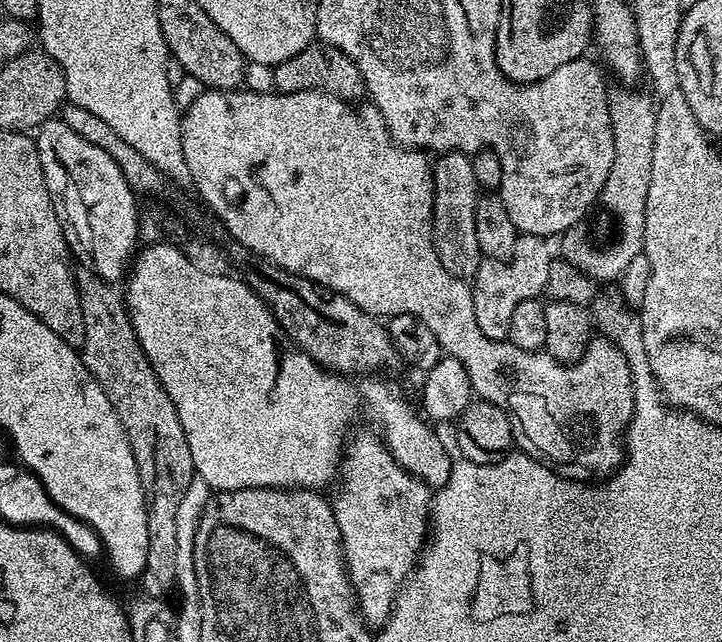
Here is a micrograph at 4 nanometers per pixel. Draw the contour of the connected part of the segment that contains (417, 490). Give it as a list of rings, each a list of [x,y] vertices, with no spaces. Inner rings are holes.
[[[356,436],[352,441],[347,441],[346,447],[342,452],[342,459],[338,467],[338,485],[340,489],[336,492],[336,497],[331,497],[332,513],[338,524],[340,531],[340,546],[344,553],[344,567],[348,574],[348,580],[352,584],[354,599],[358,605],[358,611],[364,623],[369,626],[382,626],[390,618],[392,607],[396,601],[396,595],[400,593],[400,589],[404,587],[405,580],[412,575],[413,568],[416,567],[416,561],[419,560],[421,552],[426,547],[426,537],[430,532],[430,505],[433,493],[427,484],[420,480],[414,474],[408,472],[403,466],[393,458],[392,453],[388,451],[388,447],[384,445],[383,439],[372,436]]]

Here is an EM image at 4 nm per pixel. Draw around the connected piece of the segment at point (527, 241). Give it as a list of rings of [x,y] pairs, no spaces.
[[[517,235],[516,245],[511,256],[506,260],[481,259],[475,276],[470,281],[472,297],[474,298],[474,318],[478,318],[478,326],[482,334],[491,340],[507,340],[510,330],[510,317],[514,314],[514,309],[518,302],[537,299],[545,291],[548,284],[550,266],[554,259],[554,253],[548,249],[549,241],[543,236]]]

